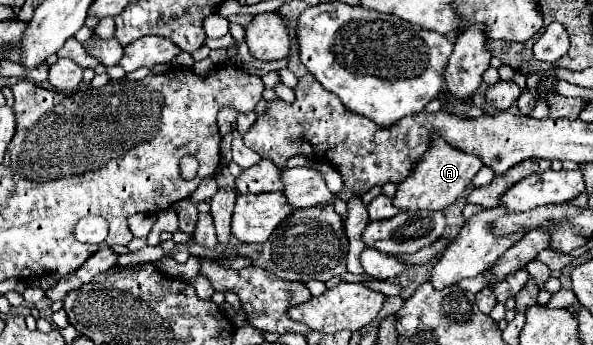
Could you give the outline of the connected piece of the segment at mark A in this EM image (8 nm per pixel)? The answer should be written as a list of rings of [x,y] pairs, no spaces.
[[[432,132],[430,150],[420,158],[410,176],[398,184],[398,192],[394,196],[394,206],[400,210],[444,210],[454,204],[456,198],[470,186],[476,172],[482,168],[482,158],[474,154],[466,154],[454,146],[450,146],[440,134]]]

